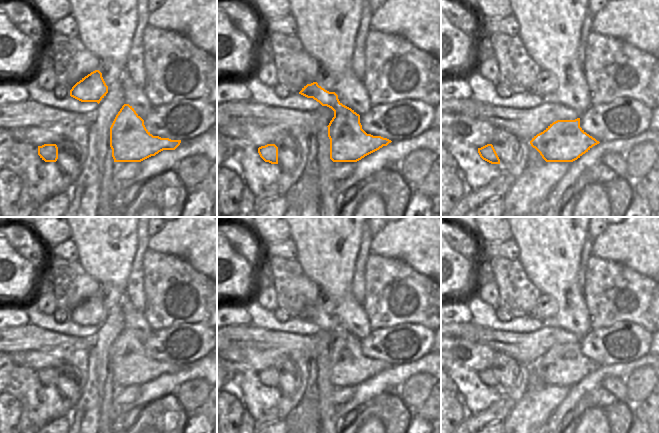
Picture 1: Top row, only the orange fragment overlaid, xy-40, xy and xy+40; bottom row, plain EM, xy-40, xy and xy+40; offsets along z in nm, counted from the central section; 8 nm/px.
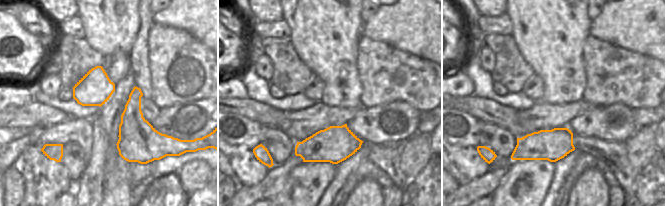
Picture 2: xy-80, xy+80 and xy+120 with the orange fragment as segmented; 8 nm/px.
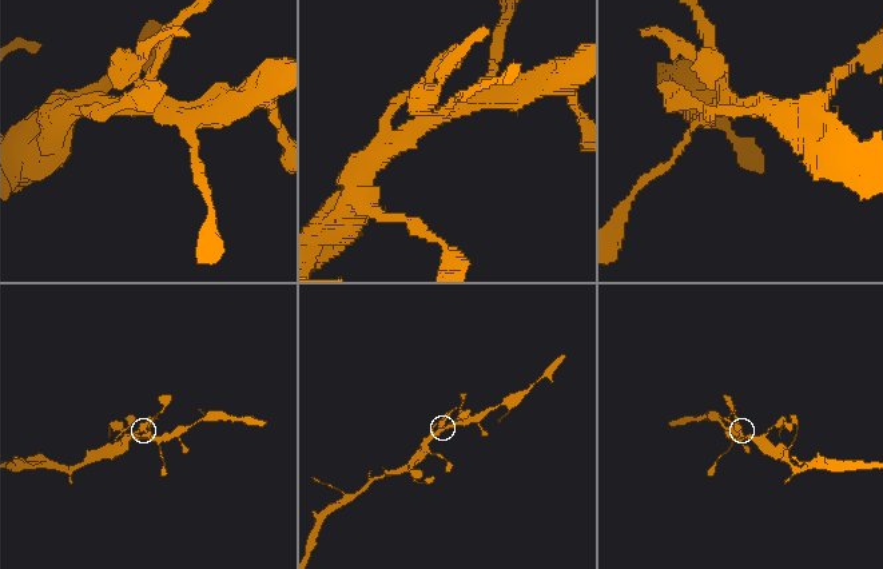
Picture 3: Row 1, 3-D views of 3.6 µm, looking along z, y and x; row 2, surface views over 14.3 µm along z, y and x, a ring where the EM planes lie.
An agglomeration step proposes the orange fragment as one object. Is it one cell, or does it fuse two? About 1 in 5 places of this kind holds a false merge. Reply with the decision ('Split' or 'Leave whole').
Leave whole.

